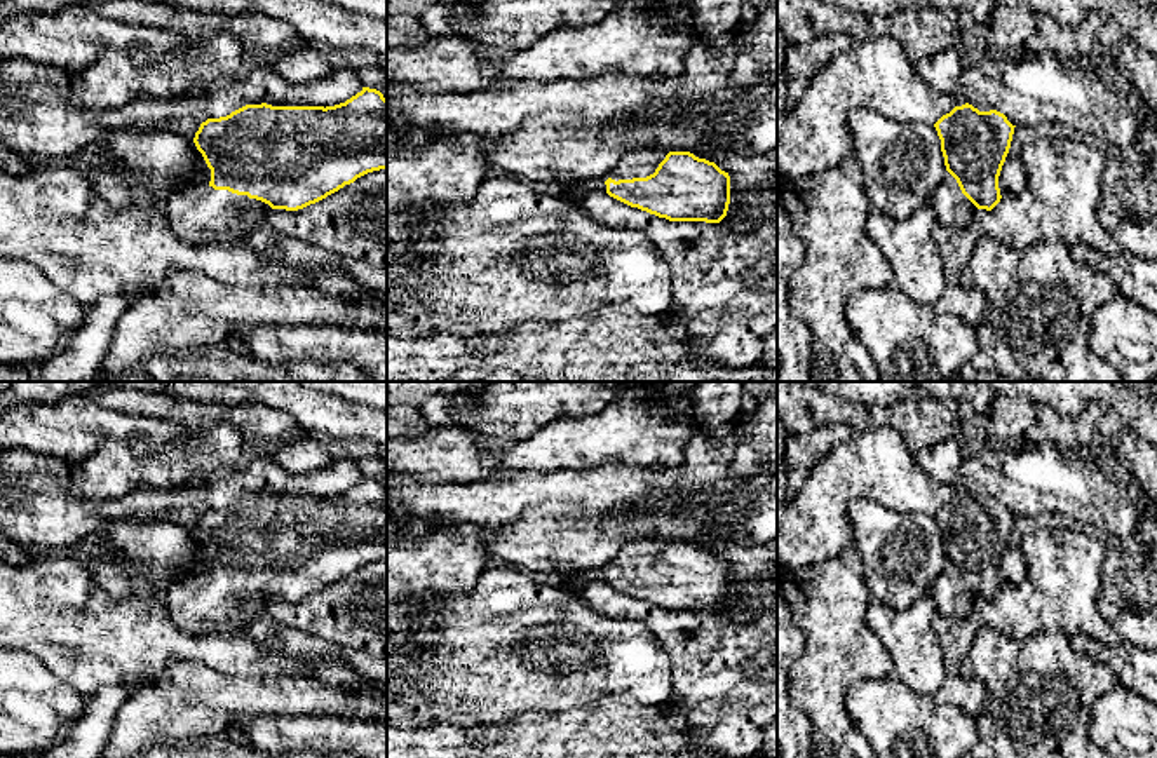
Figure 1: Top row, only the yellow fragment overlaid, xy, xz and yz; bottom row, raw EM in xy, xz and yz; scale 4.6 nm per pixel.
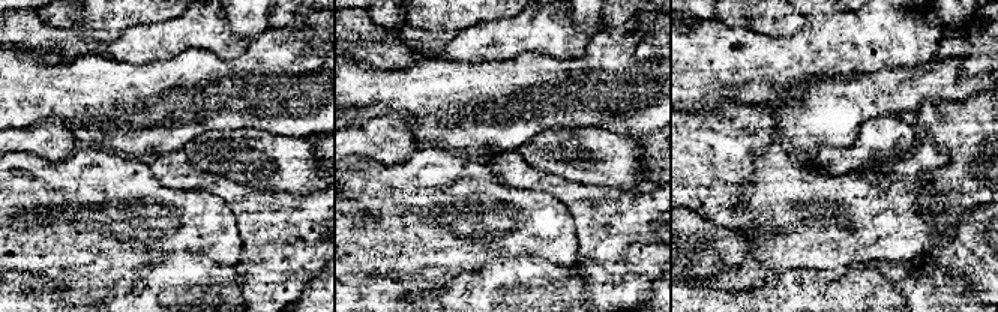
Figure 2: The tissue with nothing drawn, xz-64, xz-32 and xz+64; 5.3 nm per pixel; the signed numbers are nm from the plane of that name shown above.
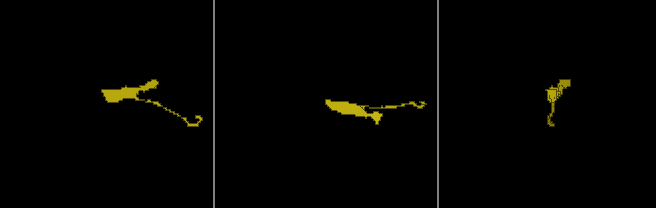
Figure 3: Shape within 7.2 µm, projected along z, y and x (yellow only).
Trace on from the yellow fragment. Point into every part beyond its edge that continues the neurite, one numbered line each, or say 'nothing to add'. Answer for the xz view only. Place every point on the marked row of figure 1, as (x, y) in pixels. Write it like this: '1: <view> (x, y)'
1: xz (642, 162)

